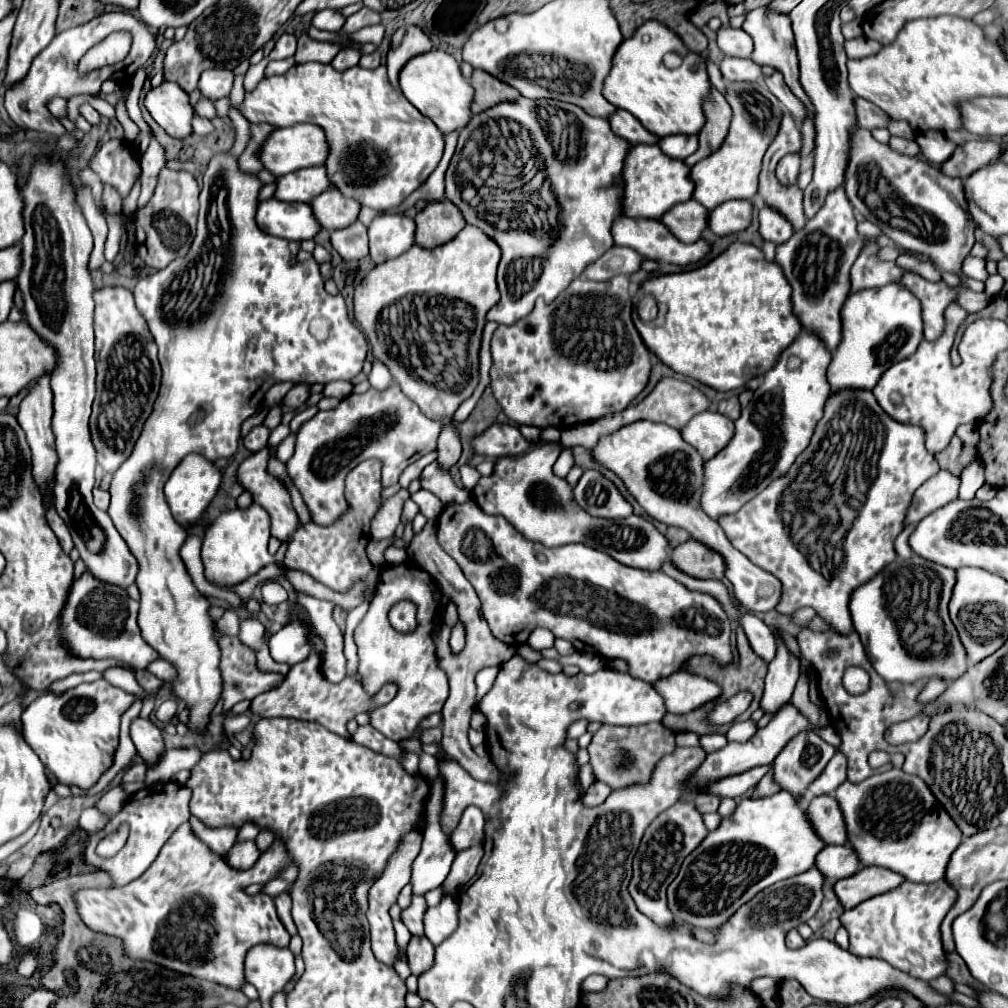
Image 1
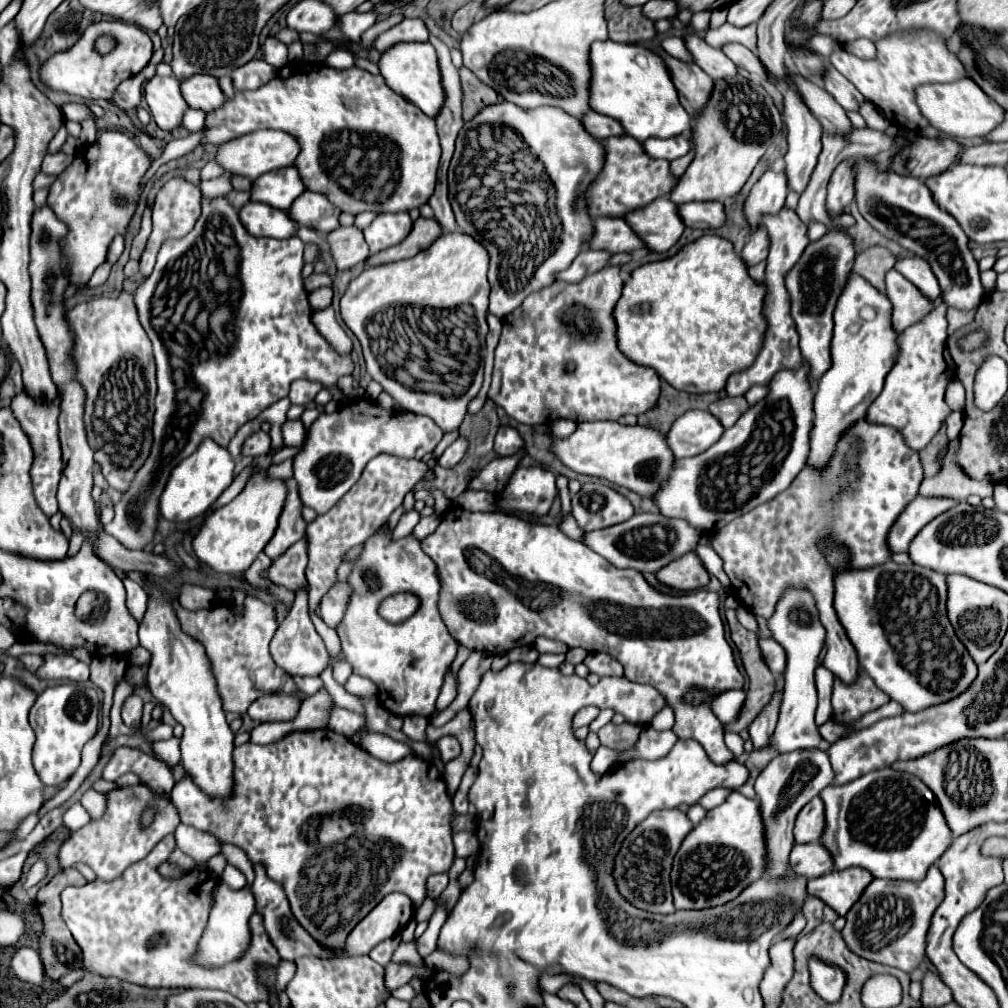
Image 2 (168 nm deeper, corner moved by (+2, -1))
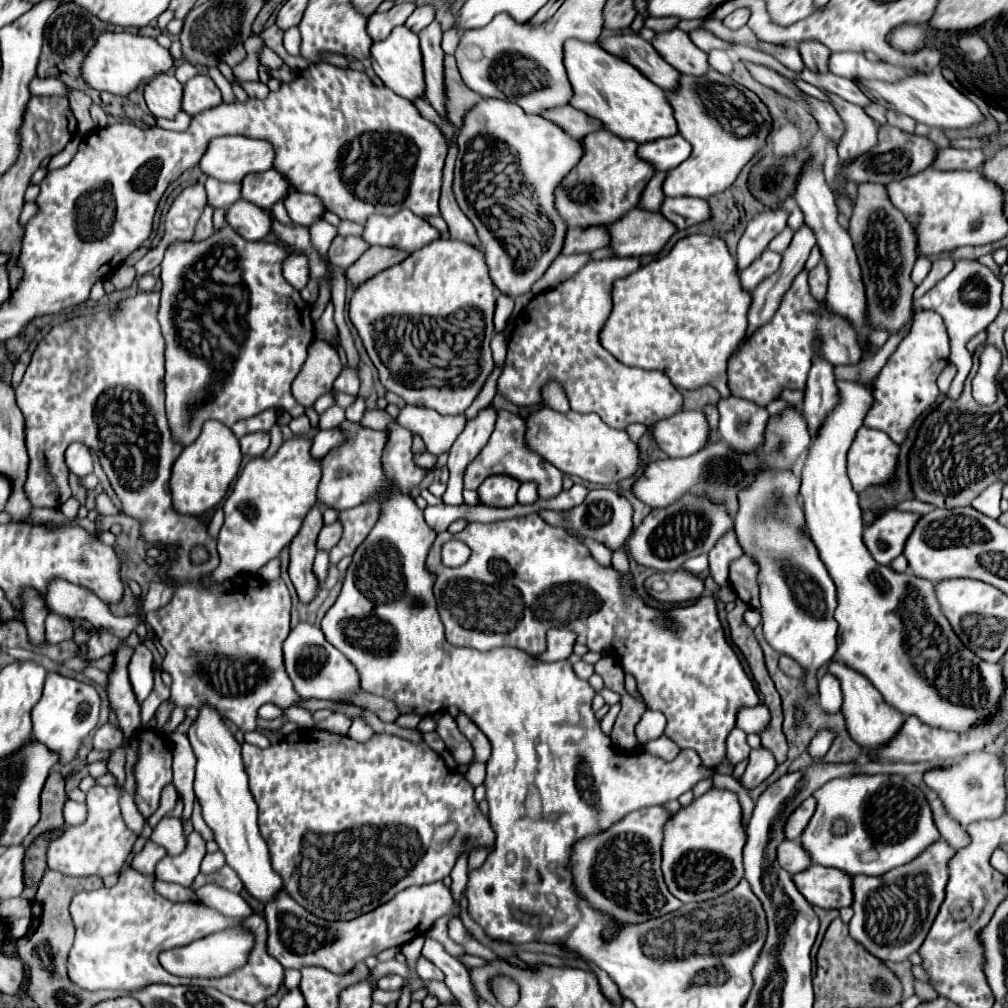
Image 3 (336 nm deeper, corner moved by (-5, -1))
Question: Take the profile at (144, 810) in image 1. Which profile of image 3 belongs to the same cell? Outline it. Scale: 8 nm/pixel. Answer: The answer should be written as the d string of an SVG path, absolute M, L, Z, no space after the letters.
M92 787L86 799L86 807L90 811L86 823L64 829L62 837L54 839L48 847L48 867L60 871L70 877L82 875L118 875L126 865L128 855L138 839L138 835L126 827L120 811L120 789L118 787Z

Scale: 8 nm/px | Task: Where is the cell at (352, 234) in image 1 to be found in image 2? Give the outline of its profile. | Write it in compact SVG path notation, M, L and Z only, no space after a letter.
M337 227L327 235L331 255L337 263L337 269L351 269L357 263L363 263L369 257L369 247L363 239L363 233L357 227Z

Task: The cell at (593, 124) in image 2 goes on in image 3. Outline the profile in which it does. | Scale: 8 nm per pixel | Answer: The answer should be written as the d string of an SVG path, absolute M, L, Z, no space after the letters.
M570 105L566 107L556 107L556 109L550 109L550 111L544 111L542 117L554 121L556 125L560 125L568 135L572 135L574 139L584 139L588 133L594 133L594 131L600 131L604 129L598 119L590 119L584 111L578 111Z

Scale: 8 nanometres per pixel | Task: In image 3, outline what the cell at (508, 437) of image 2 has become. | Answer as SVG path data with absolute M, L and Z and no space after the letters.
M498 411L498 419L496 419L496 429L490 437L490 441L486 443L486 447L478 453L478 457L474 459L464 471L463 485L464 489L478 489L480 483L488 477L488 475L510 475L518 481L534 481L538 483L538 491L542 499L550 499L556 497L562 491L562 473L546 463L540 455L534 455L534 451L530 451L526 447L526 423L524 419L520 419L518 415L512 415L508 411Z

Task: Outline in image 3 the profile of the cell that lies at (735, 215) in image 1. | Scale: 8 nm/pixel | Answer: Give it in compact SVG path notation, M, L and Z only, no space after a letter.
M666 197L660 207L660 213L670 219L678 229L686 229L702 223L702 219L710 215L710 207L706 207L704 199L696 197Z

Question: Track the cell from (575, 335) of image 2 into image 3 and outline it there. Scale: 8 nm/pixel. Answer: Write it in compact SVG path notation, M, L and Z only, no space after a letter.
M612 257L602 261L588 261L572 279L560 283L554 289L538 293L516 317L514 331L508 341L508 357L498 377L498 393L514 403L516 407L540 405L544 401L542 387L550 381L562 385L572 411L576 413L598 413L602 421L614 429L626 429L630 423L654 425L682 409L682 395L670 383L668 375L662 371L644 371L636 367L622 365L614 355L610 355L600 343L600 331L606 323L606 315L612 311L612 287L614 281L628 277L640 267L638 257Z

